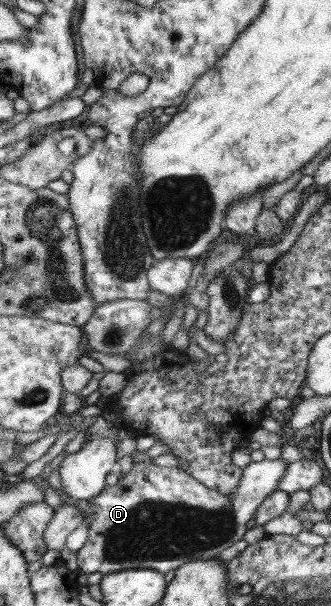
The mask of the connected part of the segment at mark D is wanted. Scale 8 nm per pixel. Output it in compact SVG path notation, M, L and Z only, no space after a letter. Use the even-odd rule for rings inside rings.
M264 458L264 460L260 462L250 462L250 464L243 469L238 489L235 489L235 493L231 493L231 495L227 495L226 497L226 494L220 495L220 492L216 493L216 490L206 487L202 482L199 482L195 477L192 477L187 471L180 469L178 466L170 468L166 466L158 466L154 464L154 462L136 461L130 472L128 472L124 478L118 479L115 485L106 486L98 495L95 495L90 499L90 514L87 515L84 513L85 519L89 519L88 539L84 546L75 553L79 567L78 569L84 571L86 574L98 573L99 571L103 575L106 575L107 573L116 573L117 571L122 571L128 568L148 568L165 574L167 571L170 571L170 569L180 567L180 565L184 565L192 560L216 558L222 553L222 551L243 539L244 533L248 531L246 525L248 525L248 522L254 517L257 507L264 501L264 499L266 499L266 497L268 497L268 495L279 489L280 480L285 476L288 464L289 463L285 463L282 458L277 458L275 460Z

